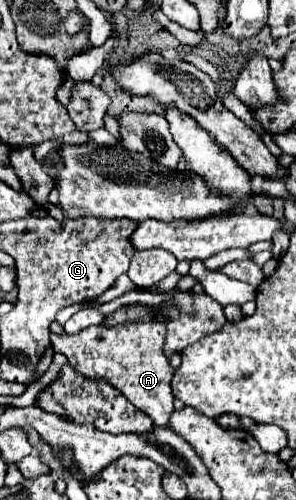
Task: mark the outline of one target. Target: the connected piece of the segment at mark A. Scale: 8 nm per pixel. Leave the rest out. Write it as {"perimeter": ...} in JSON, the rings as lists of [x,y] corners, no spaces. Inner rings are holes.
{"perimeter":[[[129,323],[127,327],[105,329],[101,325],[83,329],[81,335],[55,335],[51,333],[53,349],[67,355],[69,363],[85,377],[93,381],[107,381],[121,391],[137,409],[145,411],[155,425],[165,427],[167,417],[173,413],[171,377],[173,369],[167,359],[161,357],[163,325],[155,323]]]}

